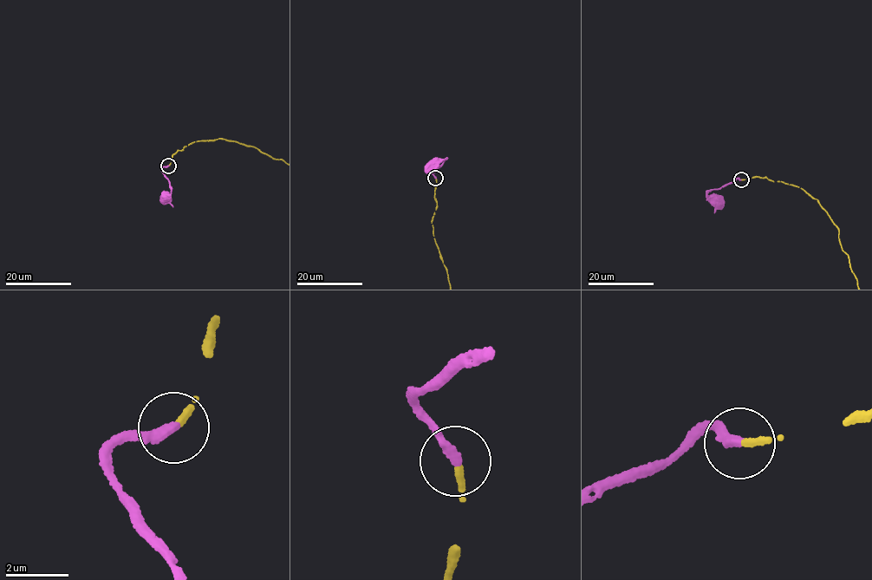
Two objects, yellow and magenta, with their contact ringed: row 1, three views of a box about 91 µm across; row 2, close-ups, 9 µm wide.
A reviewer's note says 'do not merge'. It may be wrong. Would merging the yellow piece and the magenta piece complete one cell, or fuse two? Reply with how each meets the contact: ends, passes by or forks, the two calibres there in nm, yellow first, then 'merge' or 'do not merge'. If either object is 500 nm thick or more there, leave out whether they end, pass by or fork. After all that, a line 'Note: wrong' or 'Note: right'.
yellow ends | magenta ends | 240/320 nm | merge
Note: wrong

